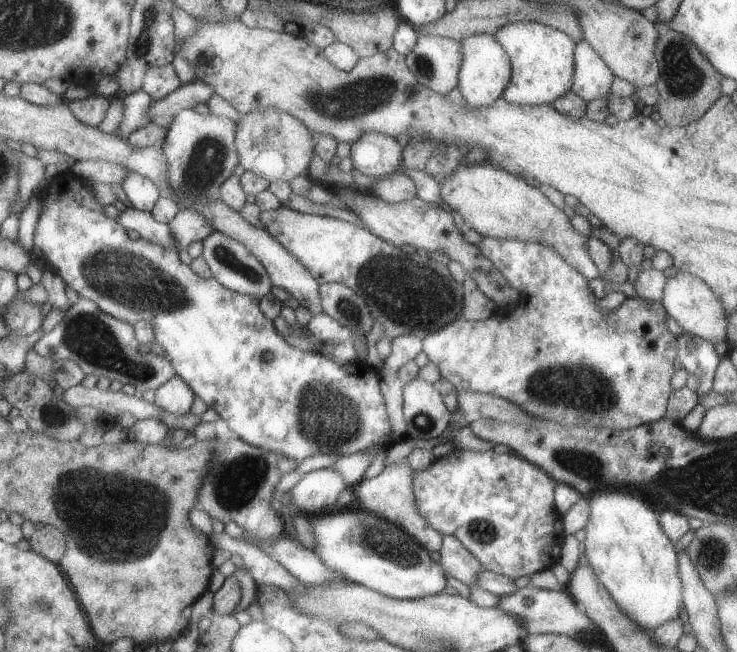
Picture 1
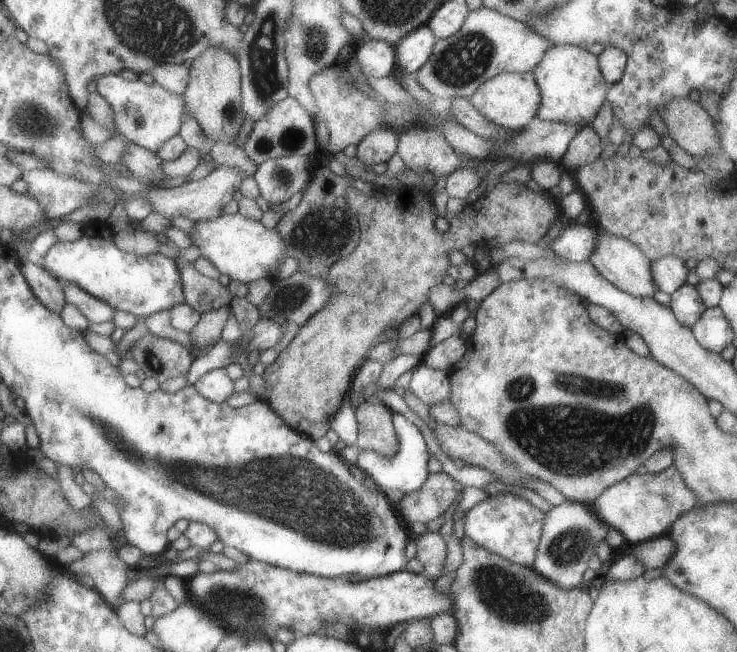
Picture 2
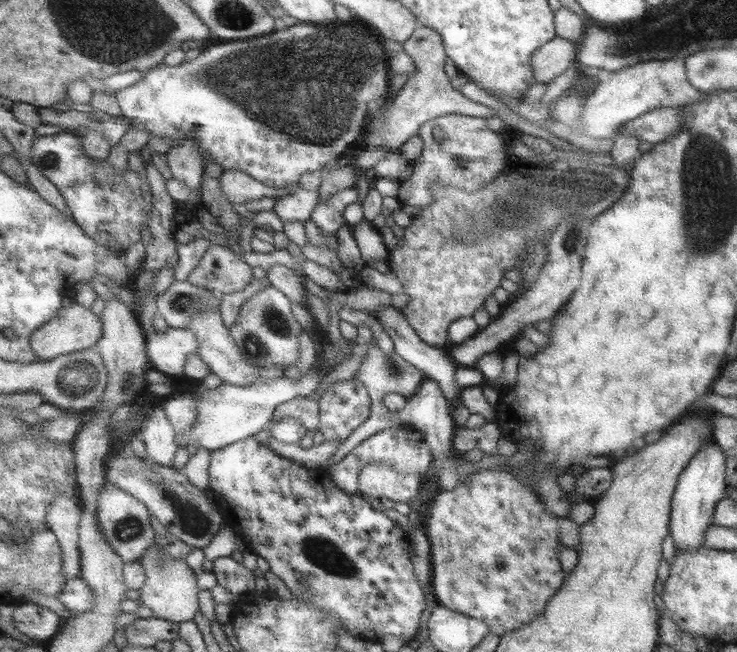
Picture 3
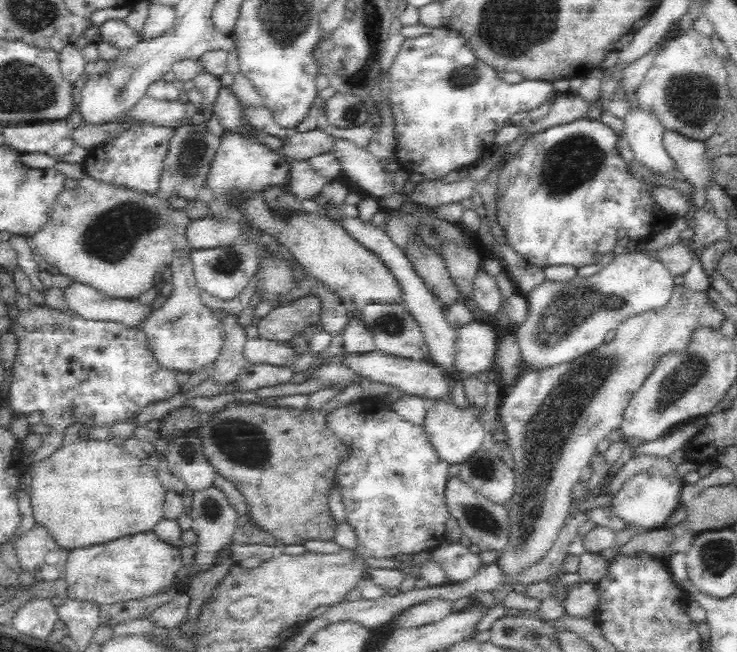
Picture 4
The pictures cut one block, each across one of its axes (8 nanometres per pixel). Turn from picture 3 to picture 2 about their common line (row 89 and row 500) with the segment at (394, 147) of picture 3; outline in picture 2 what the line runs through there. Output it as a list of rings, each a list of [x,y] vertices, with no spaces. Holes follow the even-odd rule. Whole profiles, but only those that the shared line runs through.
[[[446,472],[429,473],[422,488],[404,494],[396,506],[408,524],[421,522],[426,525],[442,516],[458,497],[462,497],[464,488],[466,486]]]

